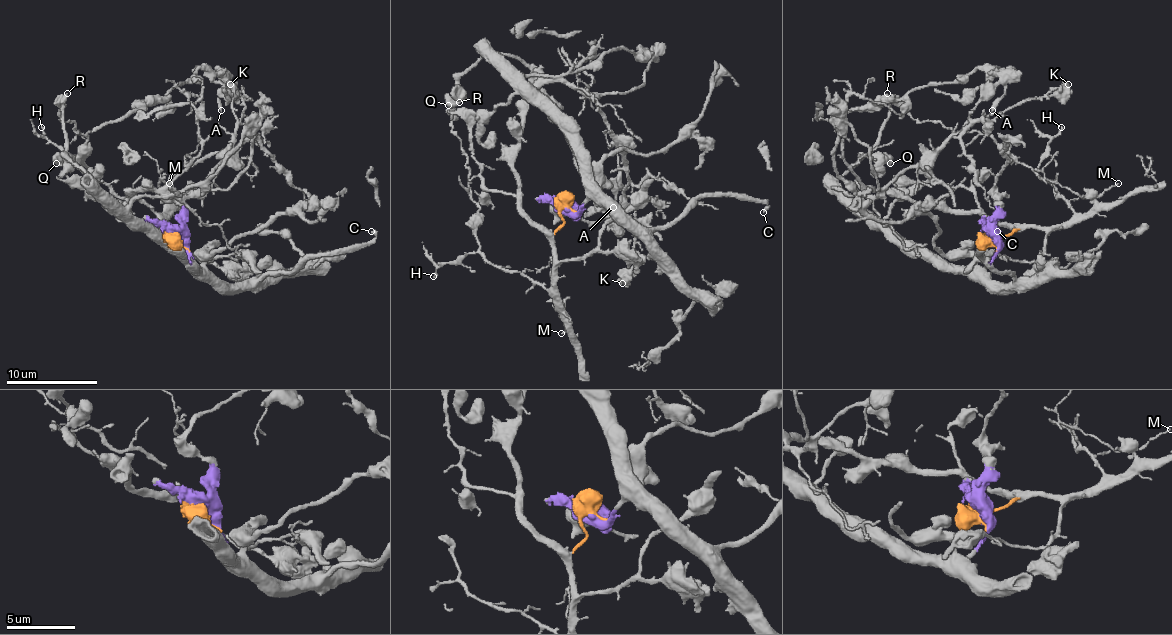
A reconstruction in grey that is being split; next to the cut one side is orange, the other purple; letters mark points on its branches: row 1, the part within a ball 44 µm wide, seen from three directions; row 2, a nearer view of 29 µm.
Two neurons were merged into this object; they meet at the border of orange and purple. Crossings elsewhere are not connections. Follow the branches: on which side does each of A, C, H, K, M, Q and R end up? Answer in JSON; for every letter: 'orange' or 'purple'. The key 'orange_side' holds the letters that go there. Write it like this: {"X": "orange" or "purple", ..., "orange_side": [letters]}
{"A": "orange", "C": "purple", "H": "orange", "K": "orange", "M": "orange", "Q": "purple", "R": "purple", "orange_side": ["A", "H", "K", "M"]}

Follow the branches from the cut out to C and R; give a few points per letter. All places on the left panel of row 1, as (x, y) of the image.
C: (172, 239), (216, 280), (250, 284), (291, 273), (309, 255), (350, 252), (375, 236), (371, 232)
R: (172, 239), (184, 248), (195, 268), (97, 186), (67, 157), (63, 115), (63, 97), (67, 93)

